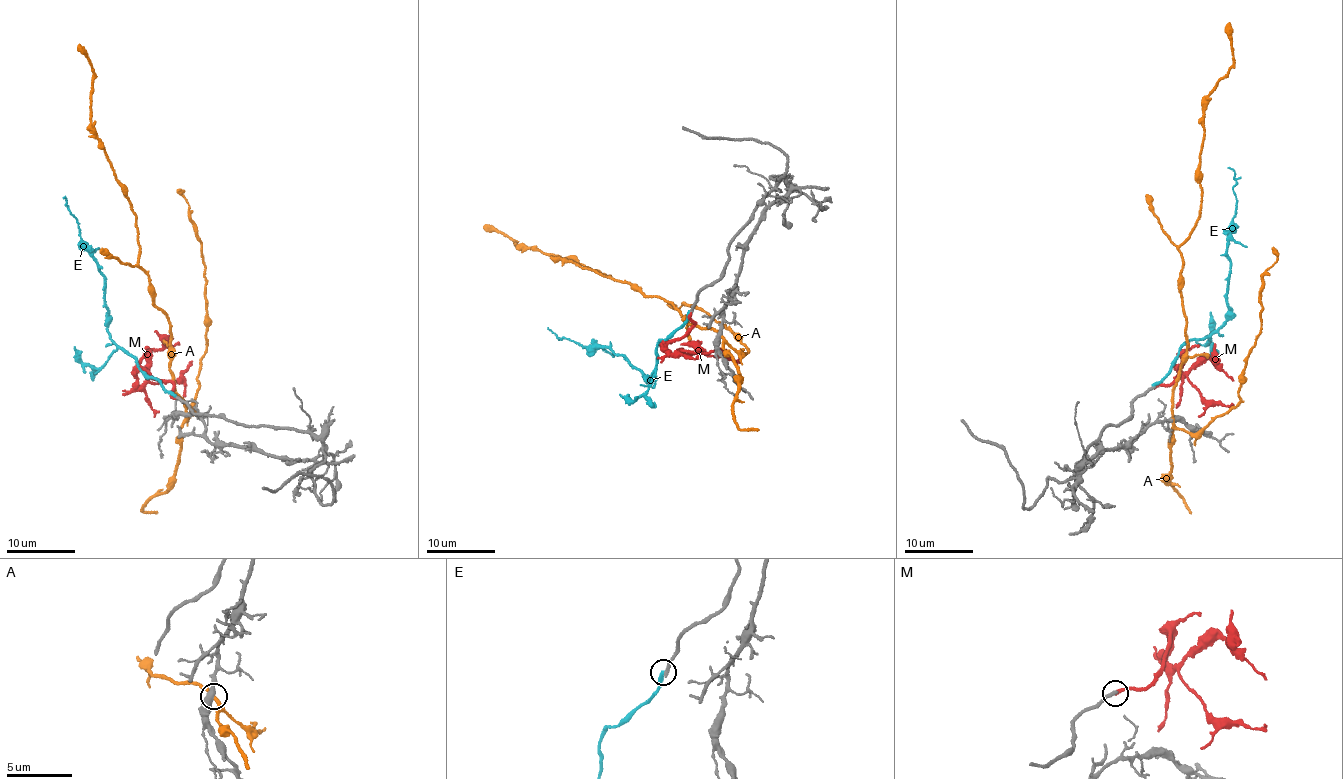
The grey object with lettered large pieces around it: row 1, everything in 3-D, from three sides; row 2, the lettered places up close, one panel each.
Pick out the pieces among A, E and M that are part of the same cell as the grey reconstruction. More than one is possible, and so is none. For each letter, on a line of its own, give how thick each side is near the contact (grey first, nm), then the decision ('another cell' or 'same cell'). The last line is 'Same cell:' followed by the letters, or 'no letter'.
A: 420/220 nm | another cell
E: 280/300 nm | another cell
M: 260/280 nm | same cell
Same cell: M

